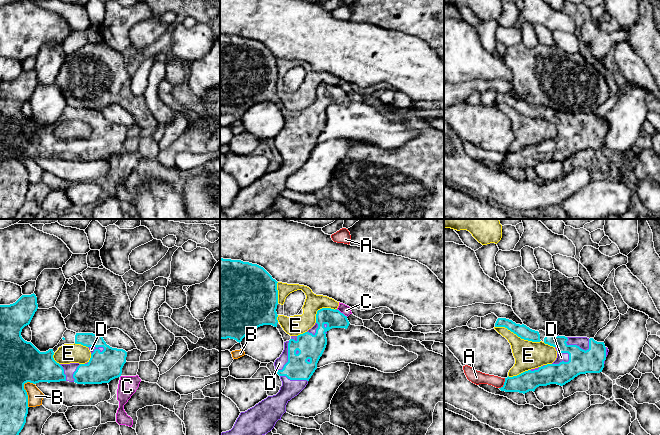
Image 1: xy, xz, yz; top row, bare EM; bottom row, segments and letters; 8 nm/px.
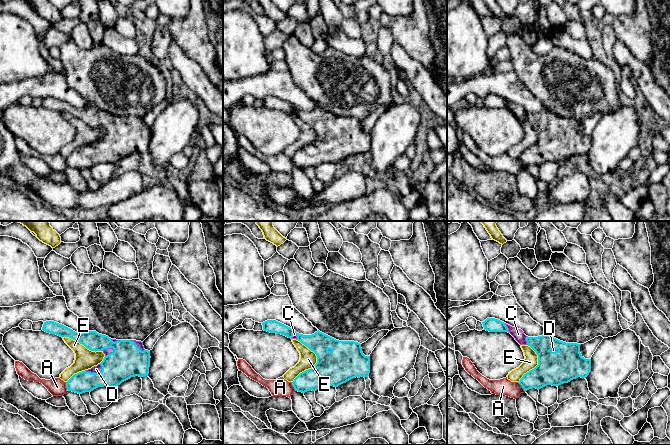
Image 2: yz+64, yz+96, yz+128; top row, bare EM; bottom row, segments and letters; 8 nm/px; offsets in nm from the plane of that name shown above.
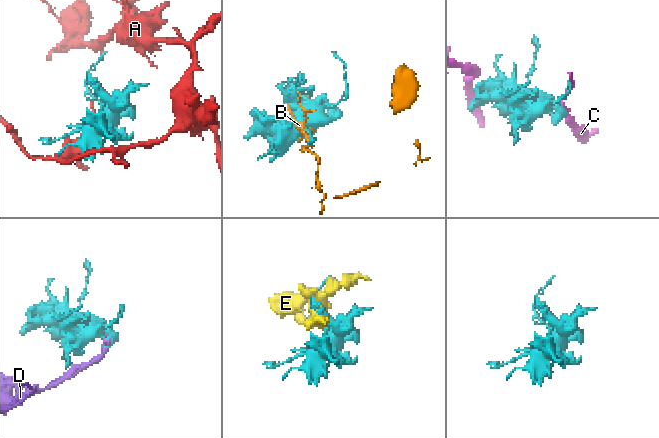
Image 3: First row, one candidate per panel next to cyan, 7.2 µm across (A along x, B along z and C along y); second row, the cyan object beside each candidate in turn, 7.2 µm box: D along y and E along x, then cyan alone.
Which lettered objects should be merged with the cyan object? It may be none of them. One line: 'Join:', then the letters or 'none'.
Join: D

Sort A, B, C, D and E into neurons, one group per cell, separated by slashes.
A / B / C / D / E

